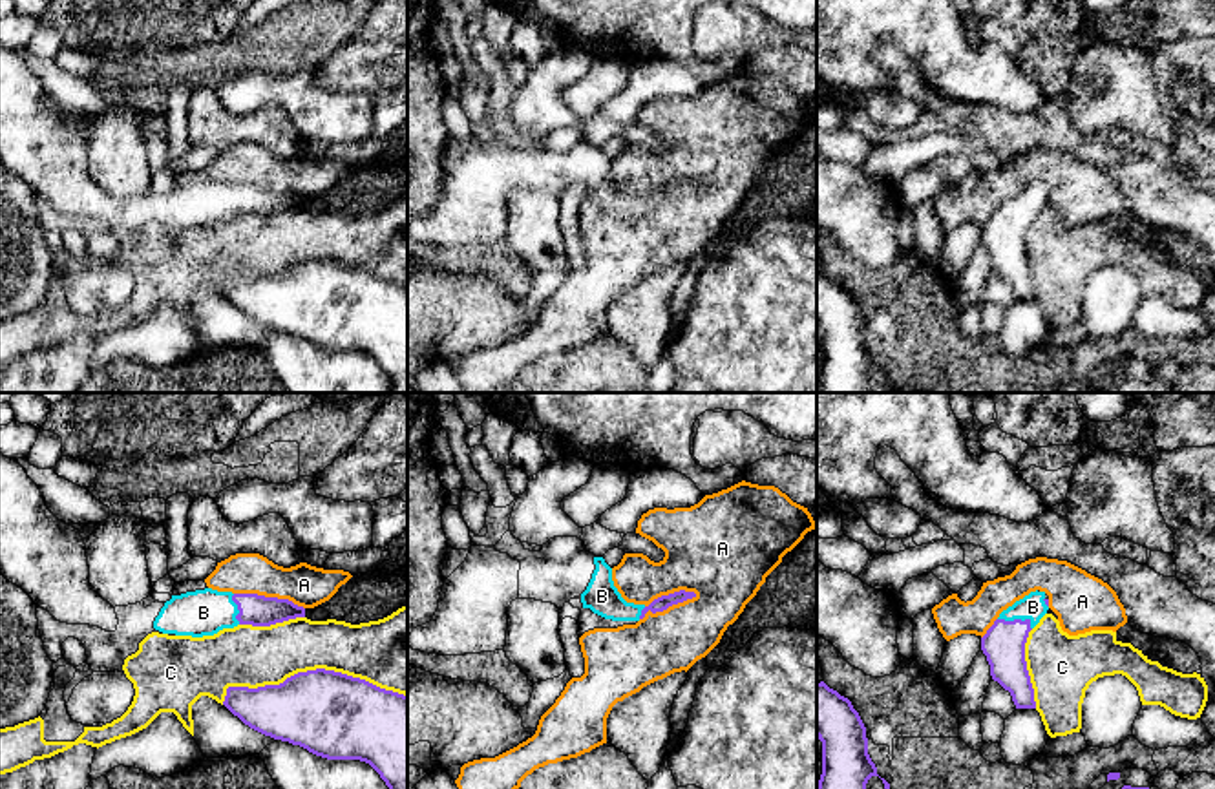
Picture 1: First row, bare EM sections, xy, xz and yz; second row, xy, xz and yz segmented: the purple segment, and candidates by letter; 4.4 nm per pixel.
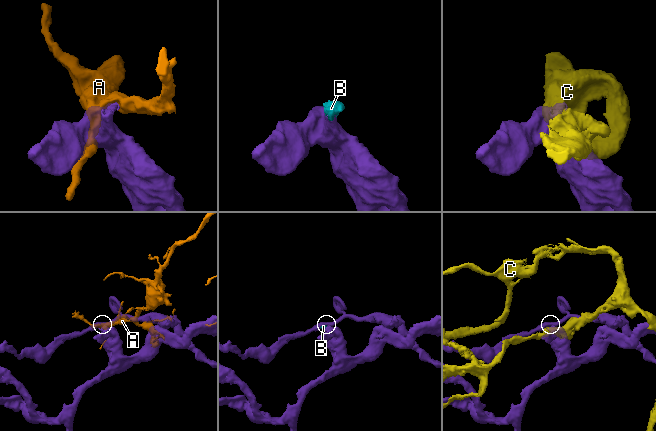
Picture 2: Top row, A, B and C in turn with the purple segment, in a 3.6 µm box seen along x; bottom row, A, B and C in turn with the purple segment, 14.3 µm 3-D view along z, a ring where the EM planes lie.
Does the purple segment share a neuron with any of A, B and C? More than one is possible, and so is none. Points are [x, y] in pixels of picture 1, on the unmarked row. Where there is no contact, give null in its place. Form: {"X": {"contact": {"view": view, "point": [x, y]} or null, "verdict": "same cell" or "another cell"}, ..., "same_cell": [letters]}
{"A": {"contact": {"view": "xz", "point": [667, 198]}, "verdict": "another cell"}, "B": {"contact": {"view": "yz", "point": [1018, 210]}, "verdict": "same cell"}, "C": {"contact": {"view": "xy", "point": [309, 262]}, "verdict": "another cell"}, "same_cell": ["B"]}

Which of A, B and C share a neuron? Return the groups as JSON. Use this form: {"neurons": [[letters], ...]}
{"neurons": [["A"], ["B"], ["C"]]}

